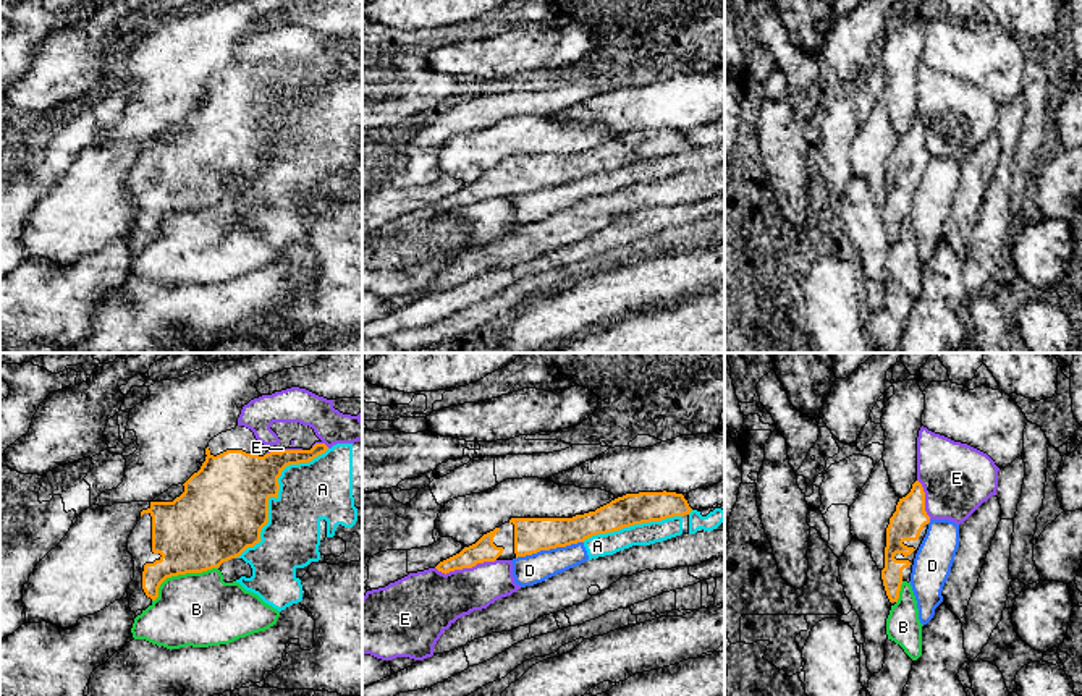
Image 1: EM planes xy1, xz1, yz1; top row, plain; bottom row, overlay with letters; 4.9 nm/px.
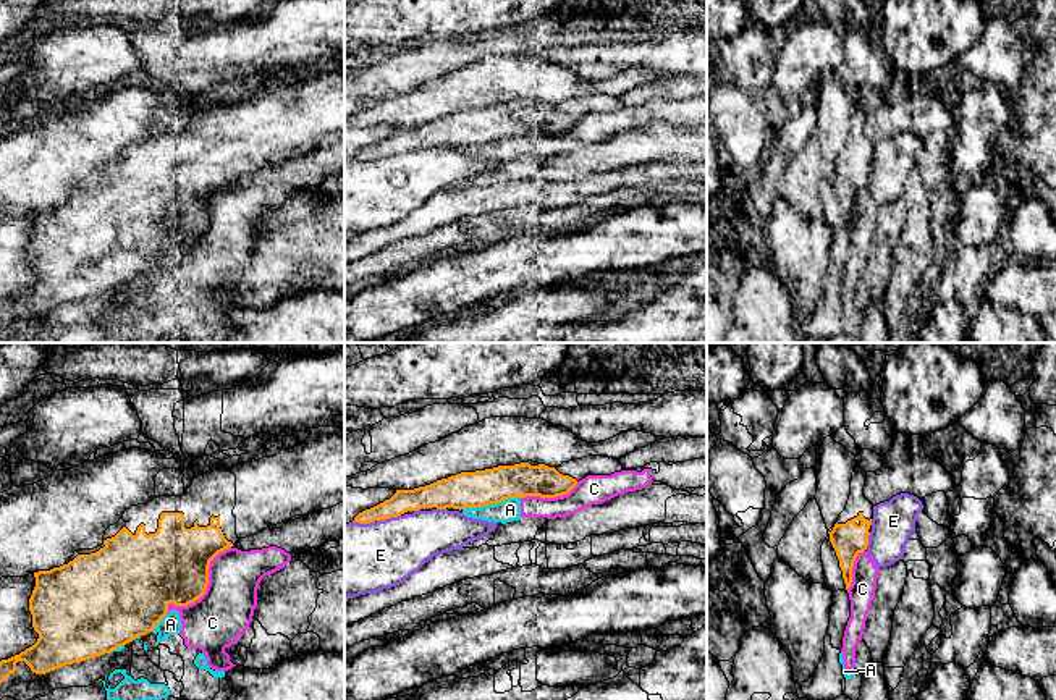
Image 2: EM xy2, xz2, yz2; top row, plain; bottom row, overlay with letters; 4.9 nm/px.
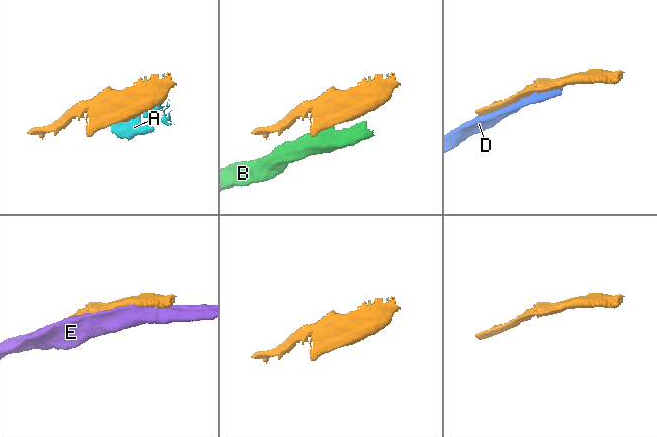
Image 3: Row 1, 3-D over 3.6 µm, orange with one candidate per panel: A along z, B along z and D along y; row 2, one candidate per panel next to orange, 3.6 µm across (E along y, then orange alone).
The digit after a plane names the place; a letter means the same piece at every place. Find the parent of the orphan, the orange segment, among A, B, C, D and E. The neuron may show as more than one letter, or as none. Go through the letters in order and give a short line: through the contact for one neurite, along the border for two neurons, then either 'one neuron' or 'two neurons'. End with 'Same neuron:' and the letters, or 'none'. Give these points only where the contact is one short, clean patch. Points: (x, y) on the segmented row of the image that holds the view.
A: two neurons
B: xy1 (217, 567), (169, 577), (152, 601) | two neurons
C: two neurons
D: two neurons
E: two neurons
Same neuron: none

